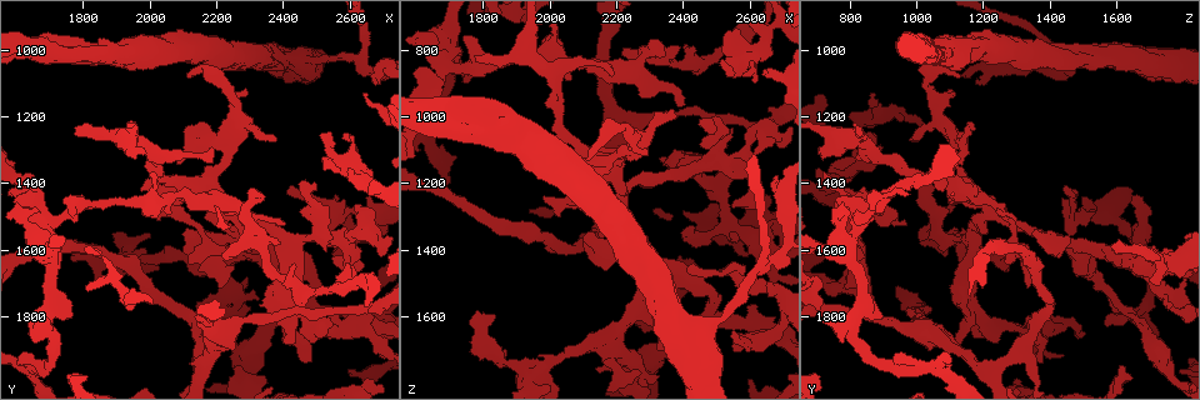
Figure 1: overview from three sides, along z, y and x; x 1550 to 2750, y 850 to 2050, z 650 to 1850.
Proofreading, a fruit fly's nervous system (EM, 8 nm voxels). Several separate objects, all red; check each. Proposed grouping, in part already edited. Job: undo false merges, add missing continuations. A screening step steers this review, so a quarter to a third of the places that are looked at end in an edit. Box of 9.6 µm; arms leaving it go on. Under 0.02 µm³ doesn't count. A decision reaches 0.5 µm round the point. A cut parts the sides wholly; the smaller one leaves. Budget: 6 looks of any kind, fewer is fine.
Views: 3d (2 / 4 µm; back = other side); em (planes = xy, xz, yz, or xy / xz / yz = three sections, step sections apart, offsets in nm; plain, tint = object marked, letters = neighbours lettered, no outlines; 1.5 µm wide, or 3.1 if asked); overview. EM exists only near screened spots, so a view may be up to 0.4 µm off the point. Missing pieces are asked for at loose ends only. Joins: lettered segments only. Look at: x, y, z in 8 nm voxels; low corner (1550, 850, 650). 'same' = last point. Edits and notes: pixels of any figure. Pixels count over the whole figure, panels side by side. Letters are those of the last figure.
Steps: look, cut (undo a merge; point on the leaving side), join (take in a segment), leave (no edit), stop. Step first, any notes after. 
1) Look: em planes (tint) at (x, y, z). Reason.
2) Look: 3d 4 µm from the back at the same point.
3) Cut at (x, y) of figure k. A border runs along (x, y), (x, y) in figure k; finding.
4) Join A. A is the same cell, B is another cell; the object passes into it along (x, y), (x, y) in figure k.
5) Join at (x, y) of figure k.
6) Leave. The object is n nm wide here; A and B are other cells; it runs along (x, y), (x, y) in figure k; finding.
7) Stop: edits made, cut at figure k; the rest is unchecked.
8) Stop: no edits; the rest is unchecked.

Look: em planes (letters) at (2670, 1100, 1180). Free end.

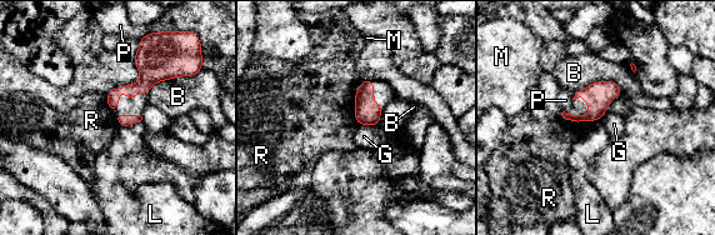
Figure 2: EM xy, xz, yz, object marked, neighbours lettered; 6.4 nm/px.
Leave. B, G, L, M, P and R are other cells; a border runs along (356, 93), (355, 111), (353, 114) in figure 2; none of them fits.

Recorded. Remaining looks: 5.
Look: em xz step 4 (letters) at (2640, 1020, 1440). A fork.

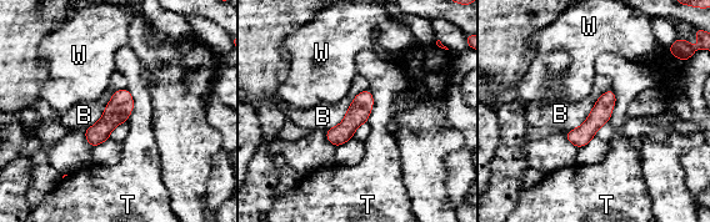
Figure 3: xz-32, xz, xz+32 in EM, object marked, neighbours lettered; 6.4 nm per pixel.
Leave. B, T and W are other cells; a border runs along (128, 89), (133, 110), (125, 121) in figure 3; one cell here.

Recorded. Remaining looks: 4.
Look: em planes (letters) at (2420, 1810, 1340). An open end.

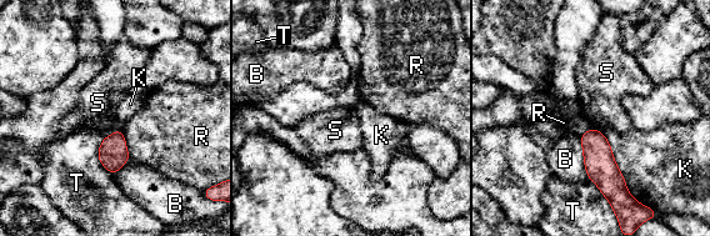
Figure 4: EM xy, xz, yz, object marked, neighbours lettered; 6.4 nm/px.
Leave. The object is 190 nm wide here; B, K, R, S and T are other cells; none of them fits.

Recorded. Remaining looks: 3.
Stop: no edits; the rest is unchecked.

